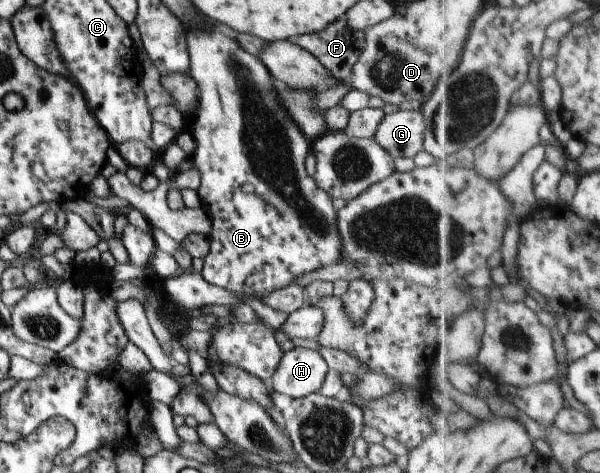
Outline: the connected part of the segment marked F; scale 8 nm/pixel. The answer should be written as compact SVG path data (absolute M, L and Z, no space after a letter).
M343 16L318 33L301 35L297 46L310 52L336 81L348 84L361 52L360 34L349 29Z

